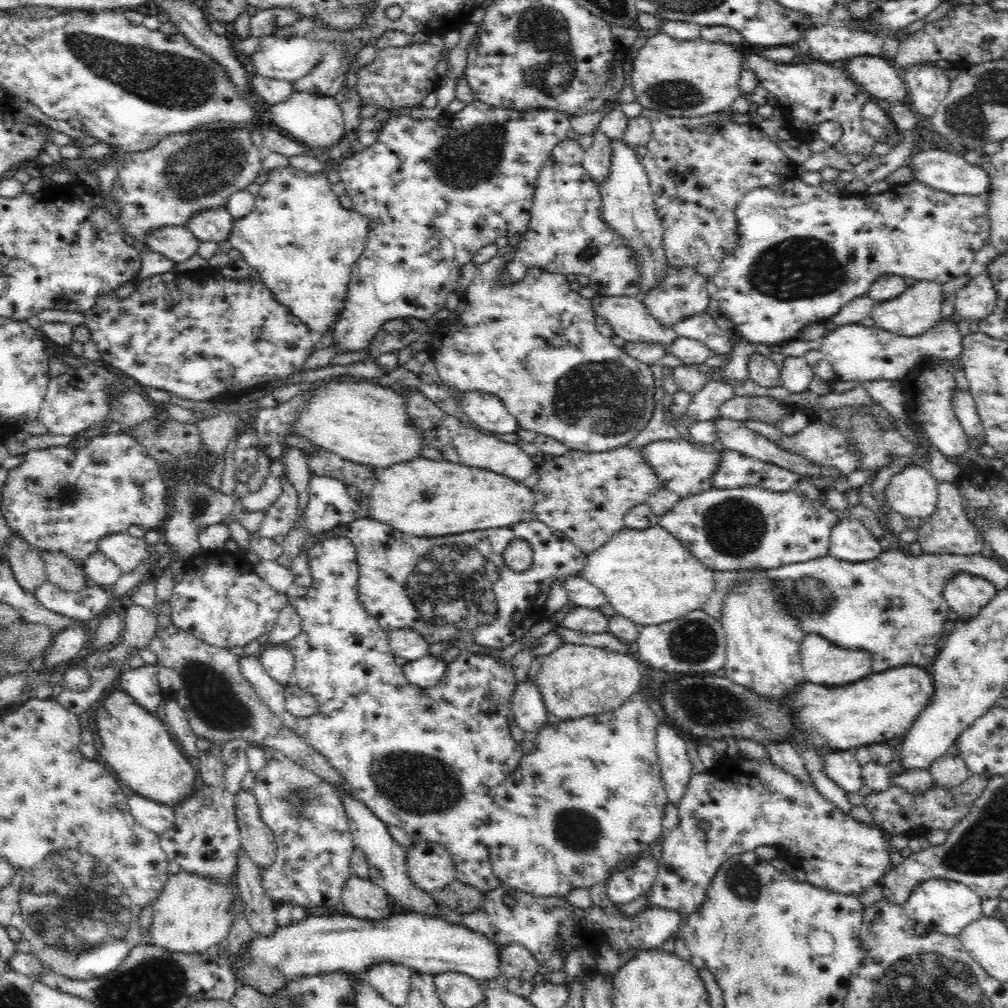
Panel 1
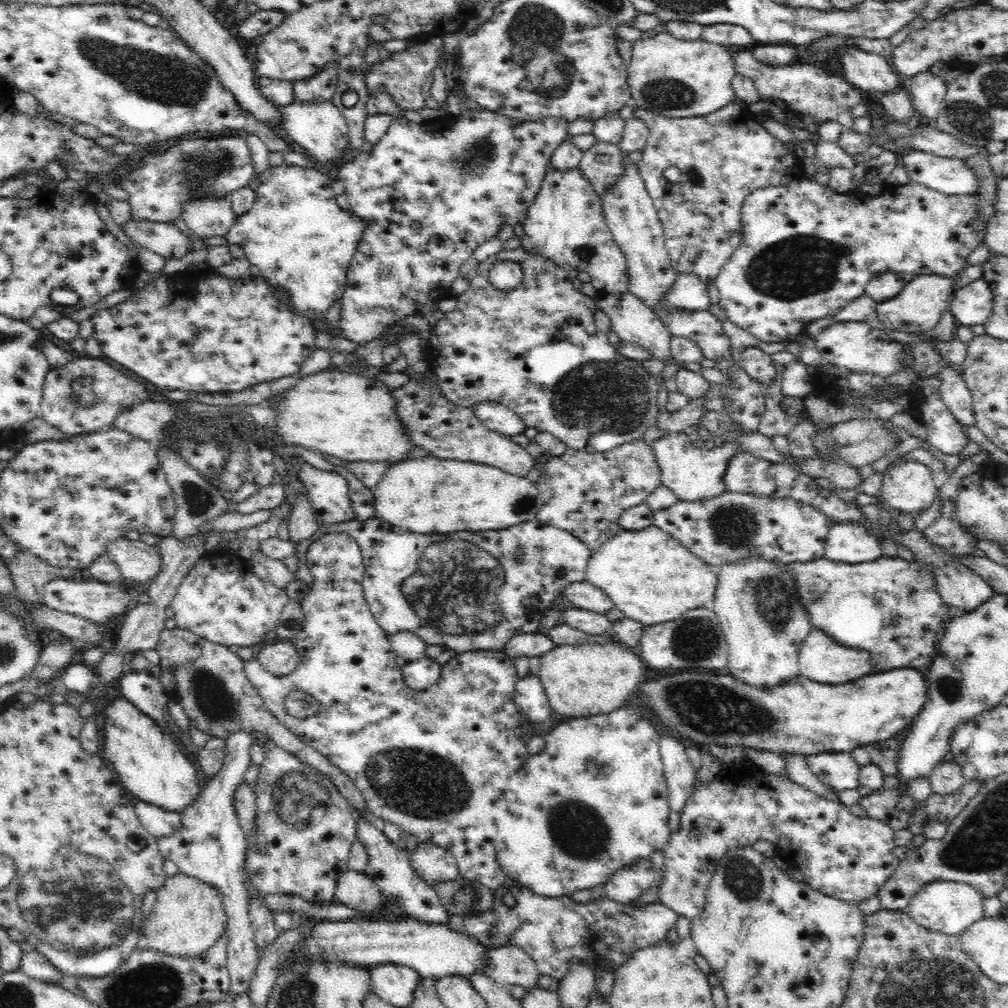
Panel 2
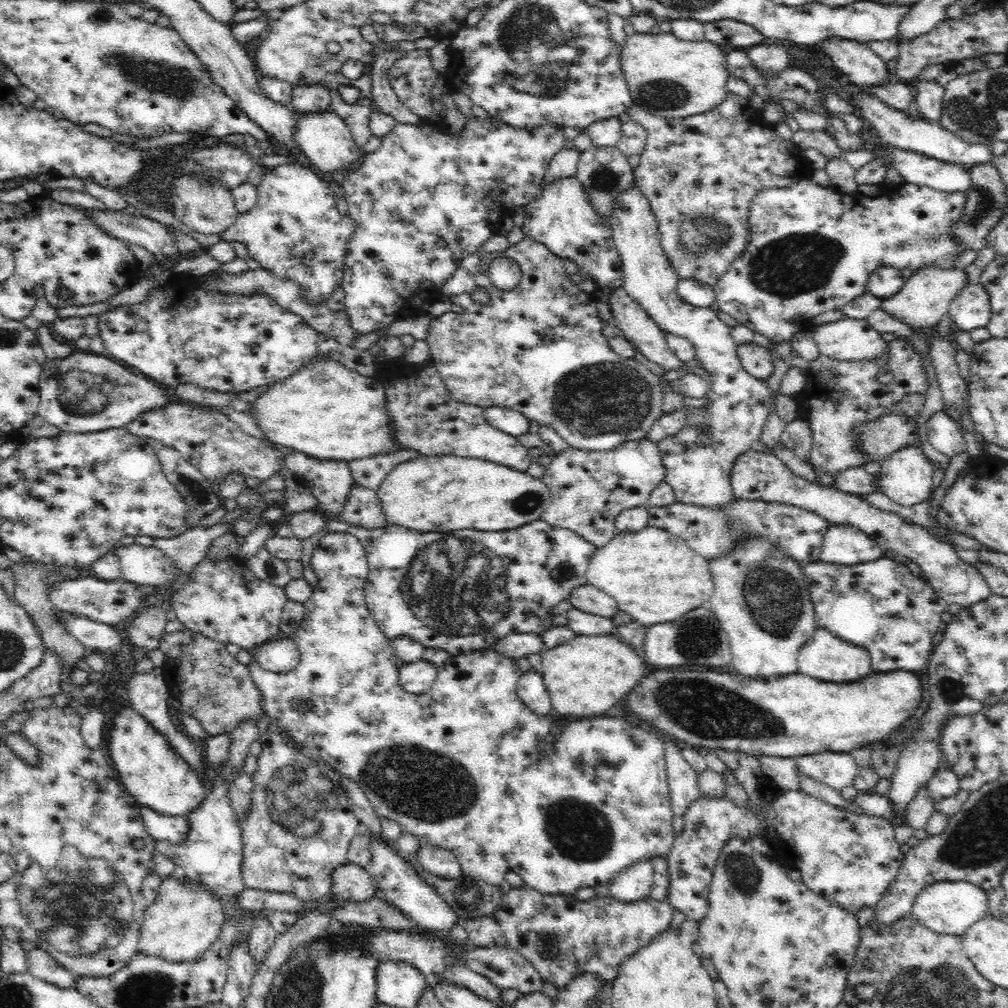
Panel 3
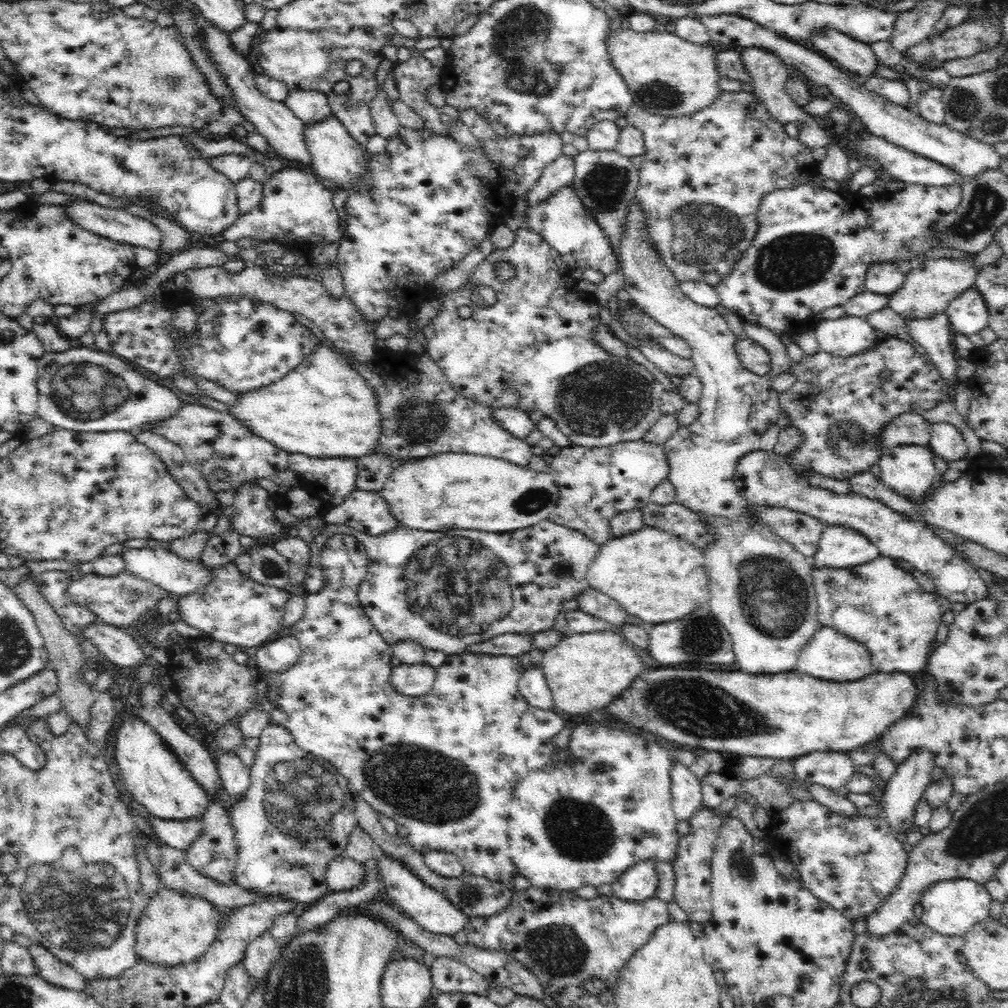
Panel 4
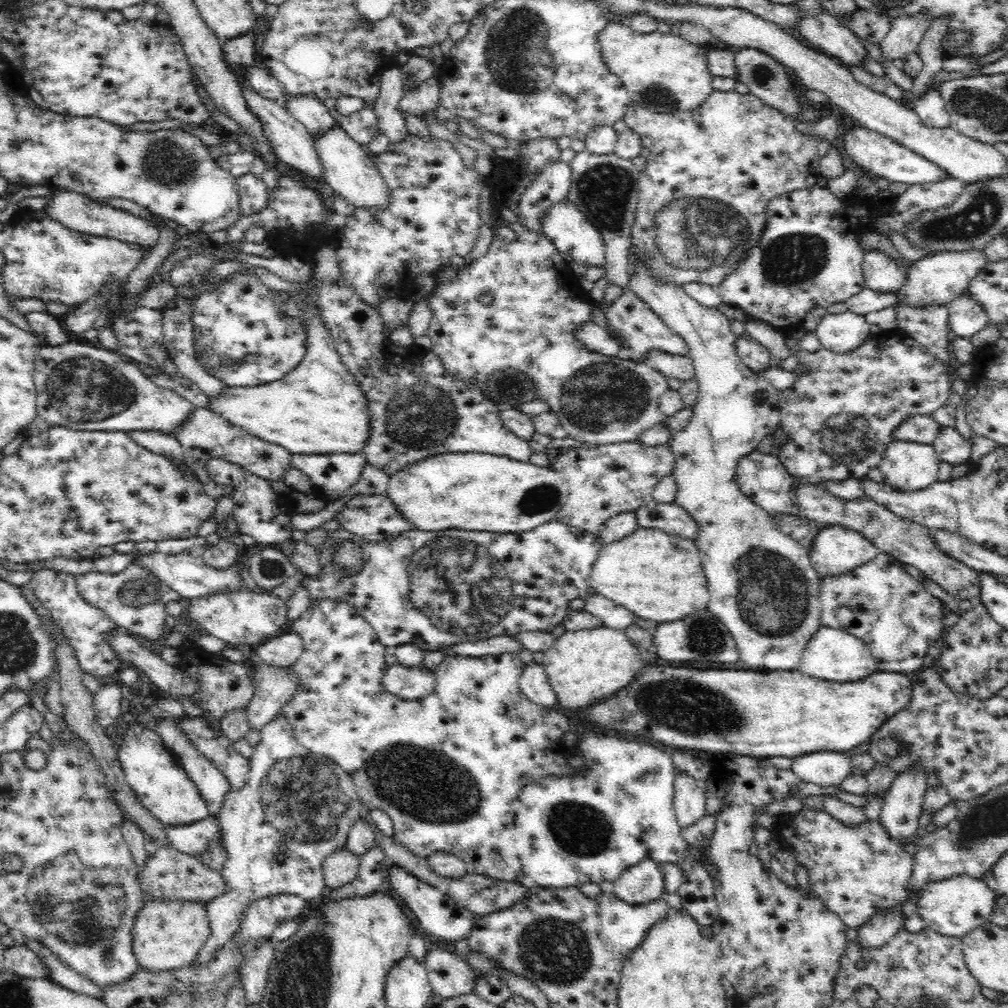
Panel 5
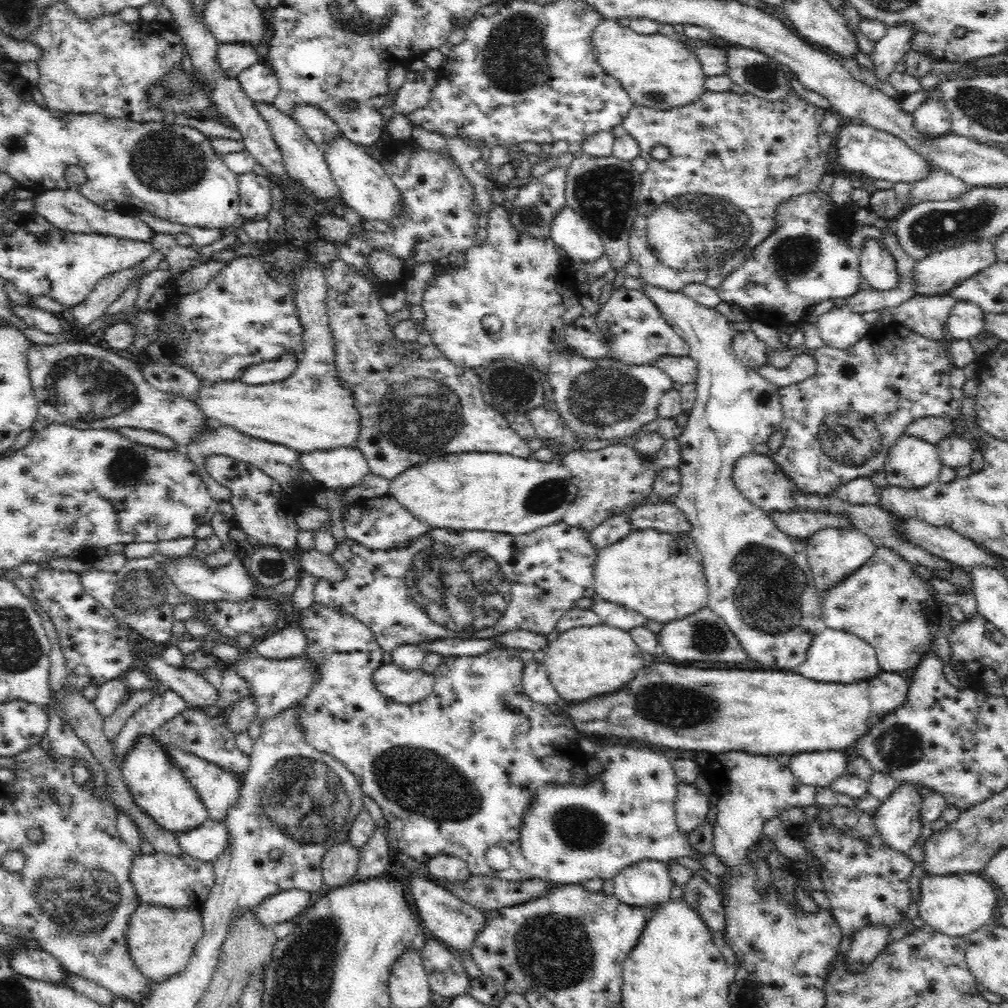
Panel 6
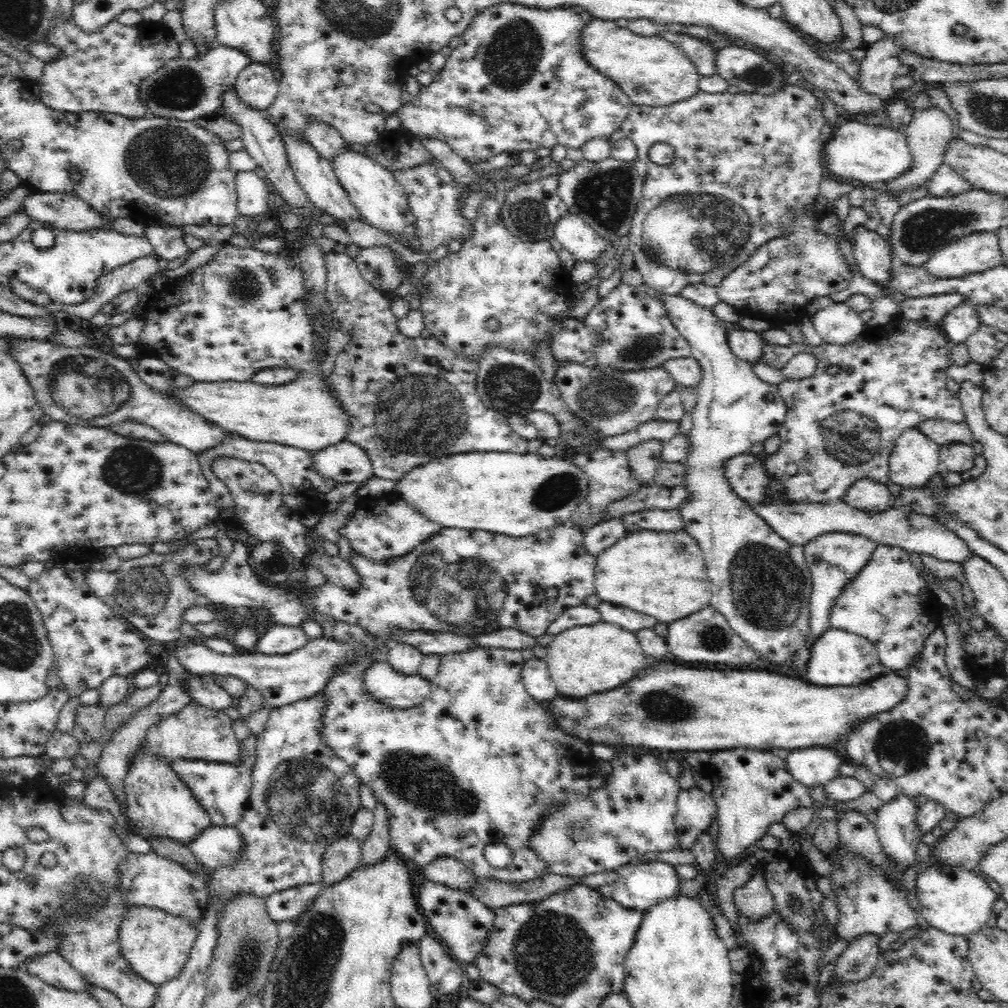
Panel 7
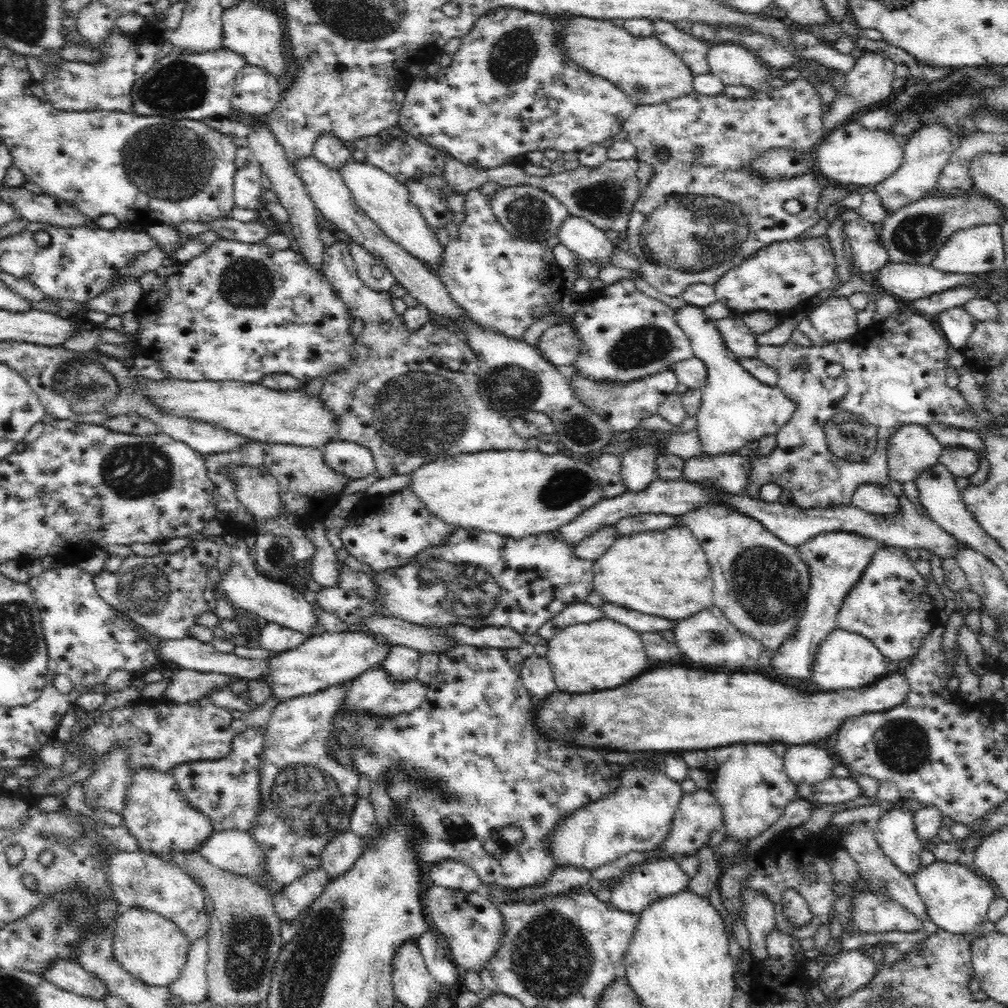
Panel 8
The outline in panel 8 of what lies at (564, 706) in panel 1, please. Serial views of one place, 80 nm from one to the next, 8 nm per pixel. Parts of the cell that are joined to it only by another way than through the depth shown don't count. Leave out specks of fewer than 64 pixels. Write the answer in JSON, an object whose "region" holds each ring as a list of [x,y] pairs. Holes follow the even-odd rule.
{"region":[[[604,619],[588,624],[566,627],[546,643],[546,660],[551,666],[557,690],[570,694],[586,694],[596,690],[616,688],[638,674],[648,666],[644,646],[638,634],[624,624]]]}

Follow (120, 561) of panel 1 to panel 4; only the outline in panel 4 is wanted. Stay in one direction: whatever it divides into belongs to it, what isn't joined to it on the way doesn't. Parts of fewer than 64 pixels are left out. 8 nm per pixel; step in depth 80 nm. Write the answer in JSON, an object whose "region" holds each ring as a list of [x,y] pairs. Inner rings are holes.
{"region":[[[126,547],[120,555],[124,561],[126,573],[132,573],[132,575],[160,587],[176,598],[188,594],[188,592],[196,592],[196,588],[202,588],[212,578],[201,561],[186,561],[163,548],[145,547],[138,549]]]}

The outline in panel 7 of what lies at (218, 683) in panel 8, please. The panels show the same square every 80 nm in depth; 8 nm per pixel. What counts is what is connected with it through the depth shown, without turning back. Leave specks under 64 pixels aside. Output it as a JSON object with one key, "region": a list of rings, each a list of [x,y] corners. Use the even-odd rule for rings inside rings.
{"region":[[[174,645],[167,649],[167,674],[169,674],[169,681],[167,686],[162,689],[156,699],[154,699],[149,705],[142,707],[139,711],[136,711],[123,726],[118,729],[112,736],[112,738],[105,743],[104,751],[98,758],[99,772],[106,778],[115,798],[118,798],[122,794],[124,788],[124,776],[126,776],[126,770],[128,770],[128,764],[132,762],[132,758],[137,755],[141,750],[145,734],[152,725],[157,725],[164,717],[176,714],[180,709],[190,704],[190,697],[188,693],[182,689],[182,678],[186,678],[190,672],[186,670],[181,664],[179,659],[175,656]]]}

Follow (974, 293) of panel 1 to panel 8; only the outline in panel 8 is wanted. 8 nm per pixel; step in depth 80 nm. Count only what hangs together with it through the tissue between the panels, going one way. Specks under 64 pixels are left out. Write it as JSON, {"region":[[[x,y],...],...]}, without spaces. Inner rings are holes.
{"region":[[[952,307],[938,315],[938,324],[951,350],[962,350],[976,323],[977,320],[964,307]]]}

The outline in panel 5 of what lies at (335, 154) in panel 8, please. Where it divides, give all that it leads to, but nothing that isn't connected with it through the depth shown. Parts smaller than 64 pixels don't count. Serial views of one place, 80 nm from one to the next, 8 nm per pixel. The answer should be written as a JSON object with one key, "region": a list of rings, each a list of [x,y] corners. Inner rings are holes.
{"region":[[[288,96],[283,100],[285,107],[308,130],[310,135],[333,128],[337,123],[329,108],[315,96]]]}

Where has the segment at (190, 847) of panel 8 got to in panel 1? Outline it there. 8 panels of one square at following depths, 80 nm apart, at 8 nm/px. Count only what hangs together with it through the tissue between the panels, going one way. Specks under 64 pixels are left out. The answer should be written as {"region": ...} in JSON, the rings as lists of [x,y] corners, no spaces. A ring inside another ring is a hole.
{"region":[[[122,689],[109,690],[95,711],[97,735],[102,742],[101,761],[122,780],[127,791],[175,806],[192,796],[194,770],[182,757],[170,733],[152,712],[148,712]]]}

